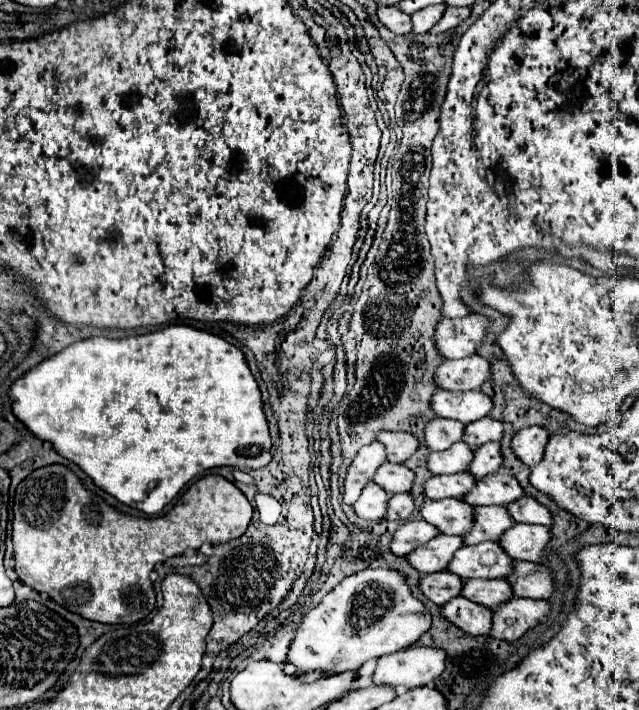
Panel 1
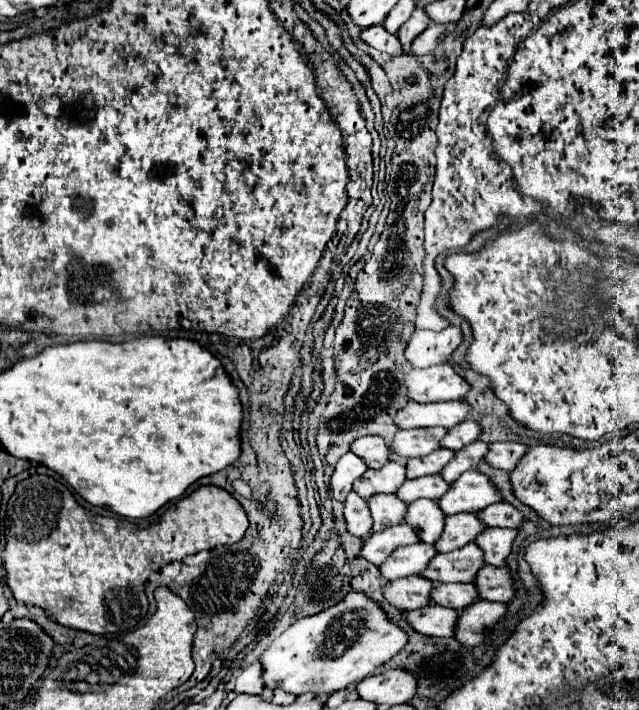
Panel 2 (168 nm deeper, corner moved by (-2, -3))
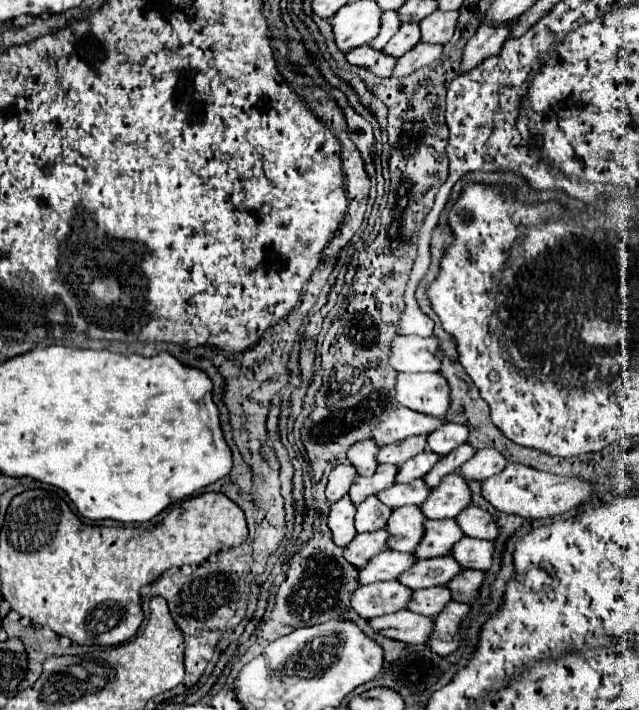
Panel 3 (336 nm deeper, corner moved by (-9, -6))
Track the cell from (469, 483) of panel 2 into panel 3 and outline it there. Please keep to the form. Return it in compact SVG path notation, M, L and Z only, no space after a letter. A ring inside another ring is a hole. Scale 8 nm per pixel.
M448 474L438 486L430 490L430 496L420 506L426 518L454 518L460 510L470 504L470 490L464 478L458 474Z

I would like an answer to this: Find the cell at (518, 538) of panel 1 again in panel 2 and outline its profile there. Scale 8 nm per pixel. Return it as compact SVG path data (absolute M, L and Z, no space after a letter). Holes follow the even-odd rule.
M487 529L475 539L475 543L485 551L485 559L489 565L503 567L513 551L513 541L517 533L517 529Z

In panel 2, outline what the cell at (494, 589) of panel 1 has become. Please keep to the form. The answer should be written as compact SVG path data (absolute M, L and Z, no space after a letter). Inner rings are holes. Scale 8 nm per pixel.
M449 583L449 585L435 585L435 599L433 603L439 603L443 607L451 607L455 611L465 611L469 605L479 601L477 587L473 583Z

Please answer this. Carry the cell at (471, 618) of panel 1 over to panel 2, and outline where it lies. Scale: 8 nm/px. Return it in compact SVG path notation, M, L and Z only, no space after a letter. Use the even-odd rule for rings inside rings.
M427 605L417 611L407 613L407 621L415 631L431 637L453 637L459 621L459 613L455 609L447 609L443 605Z

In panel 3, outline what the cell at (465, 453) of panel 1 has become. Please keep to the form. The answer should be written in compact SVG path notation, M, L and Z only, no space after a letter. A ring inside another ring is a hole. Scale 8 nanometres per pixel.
M430 452L416 454L414 458L410 458L398 466L396 482L412 482L416 478L422 478L438 460L440 460L438 454L430 454Z

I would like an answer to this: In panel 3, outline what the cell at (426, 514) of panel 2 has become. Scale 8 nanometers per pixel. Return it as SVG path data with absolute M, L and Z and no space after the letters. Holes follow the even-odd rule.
M402 506L398 510L392 510L386 522L386 530L390 534L386 540L388 550L412 552L422 538L424 522L426 518L422 518L422 512L418 510L418 506Z

